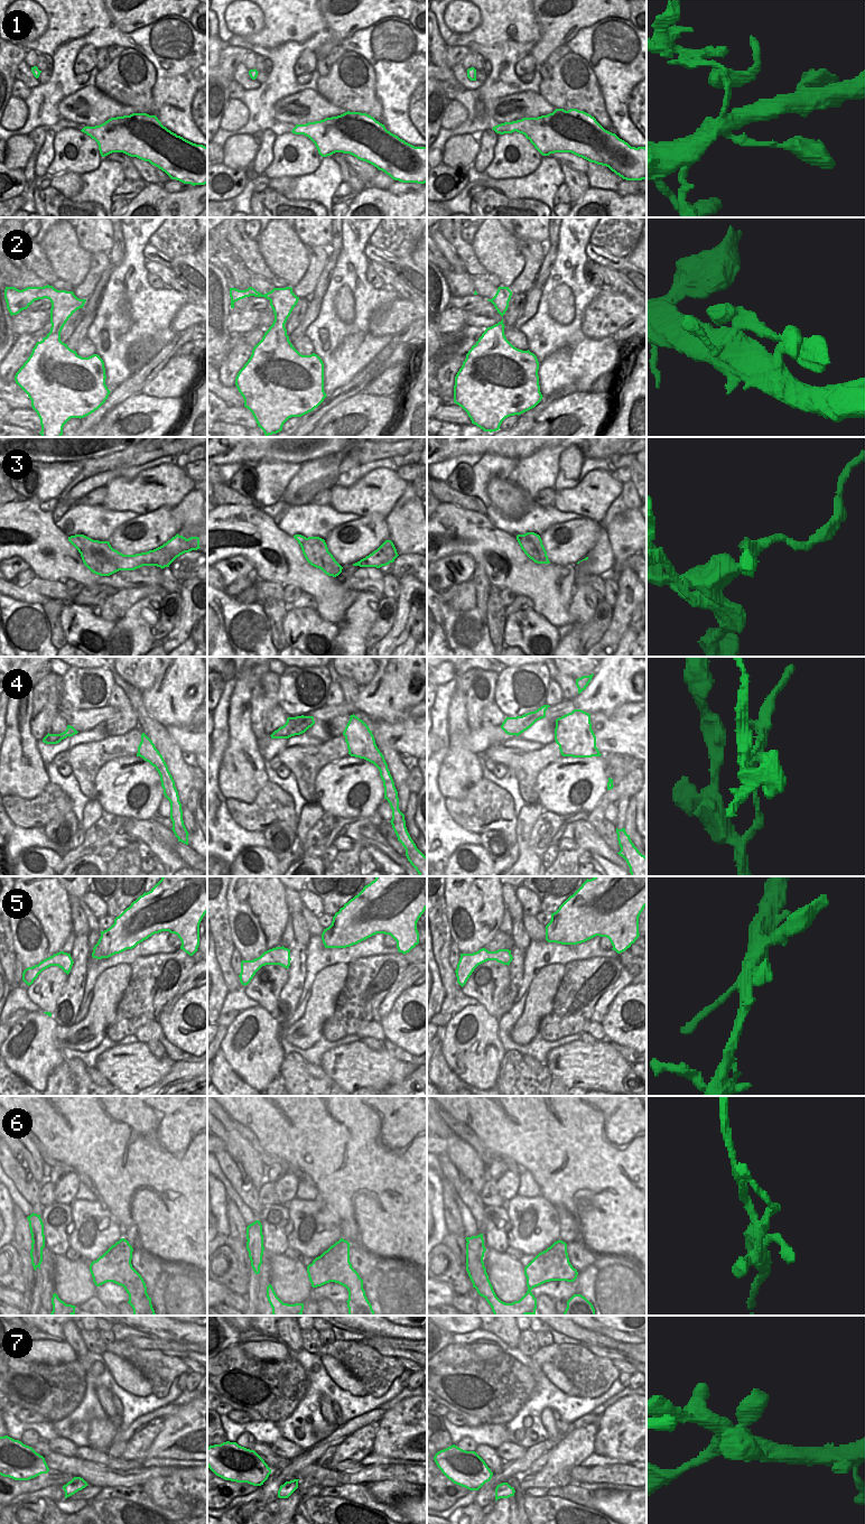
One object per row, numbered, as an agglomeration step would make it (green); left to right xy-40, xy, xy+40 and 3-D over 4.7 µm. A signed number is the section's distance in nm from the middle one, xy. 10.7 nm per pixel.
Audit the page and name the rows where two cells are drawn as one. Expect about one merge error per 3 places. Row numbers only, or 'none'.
1, 3, 4, 6

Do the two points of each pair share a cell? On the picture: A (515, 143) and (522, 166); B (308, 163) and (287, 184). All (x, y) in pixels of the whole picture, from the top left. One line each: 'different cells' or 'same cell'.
A: same cell
B: different cells

